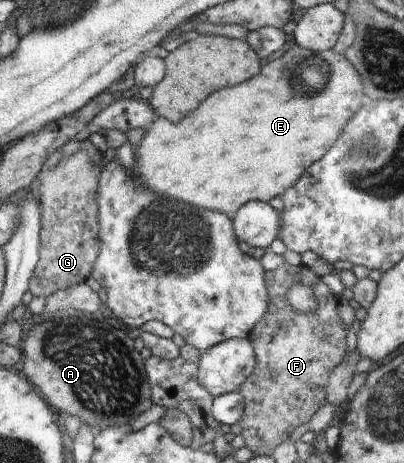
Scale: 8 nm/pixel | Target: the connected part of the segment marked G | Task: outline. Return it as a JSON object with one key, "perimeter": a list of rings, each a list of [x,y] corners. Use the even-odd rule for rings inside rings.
{"perimeter":[[[72,139],[48,156],[38,180],[41,233],[38,266],[30,279],[32,296],[49,297],[67,286],[86,283],[100,254],[98,238],[98,180],[106,158],[89,139]]]}

